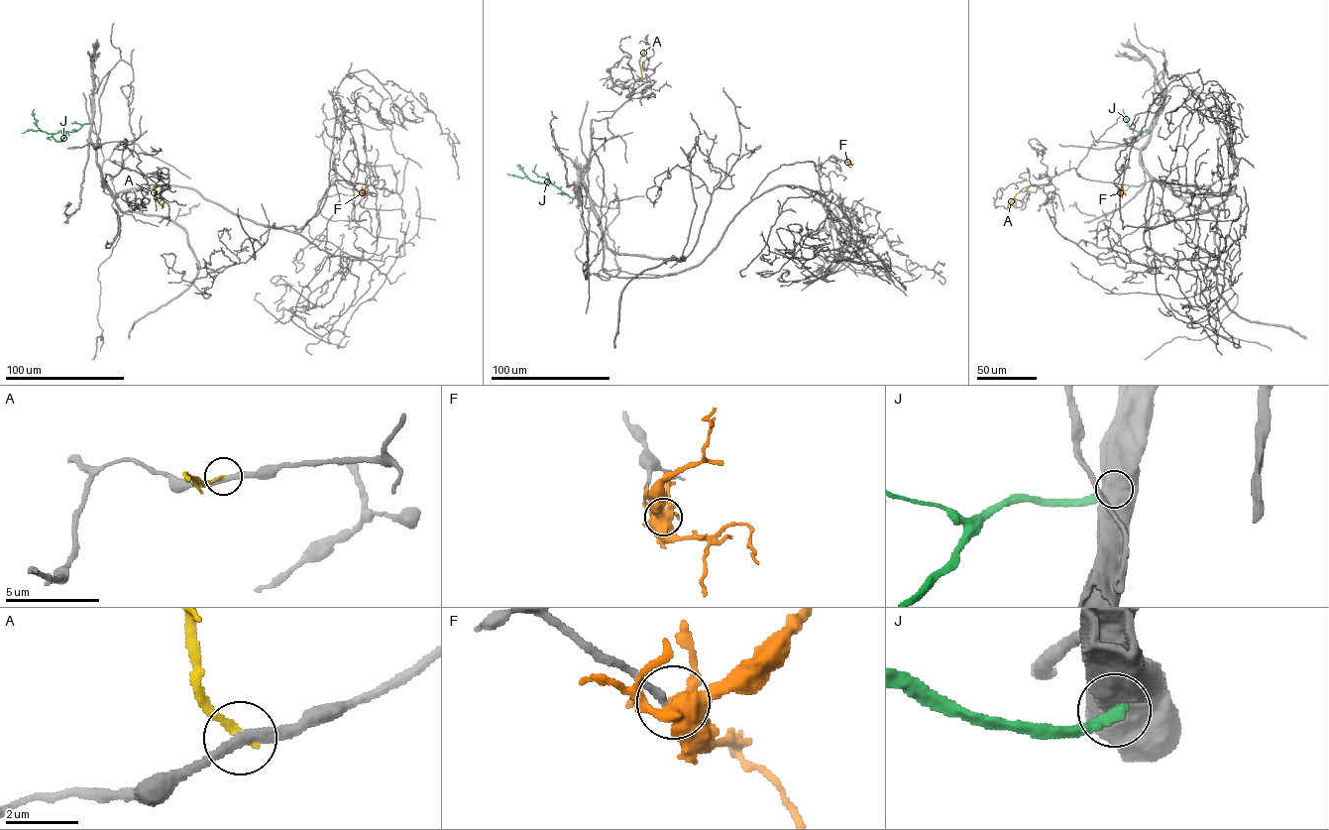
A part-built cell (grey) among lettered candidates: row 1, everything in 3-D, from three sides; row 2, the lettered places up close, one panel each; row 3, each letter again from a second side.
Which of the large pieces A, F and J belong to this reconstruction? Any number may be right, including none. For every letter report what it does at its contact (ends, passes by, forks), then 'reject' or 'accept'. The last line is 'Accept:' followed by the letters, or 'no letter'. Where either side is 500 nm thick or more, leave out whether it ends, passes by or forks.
A: it ends | reject
F: it forks | reject
J: reject
Accept: no letter

